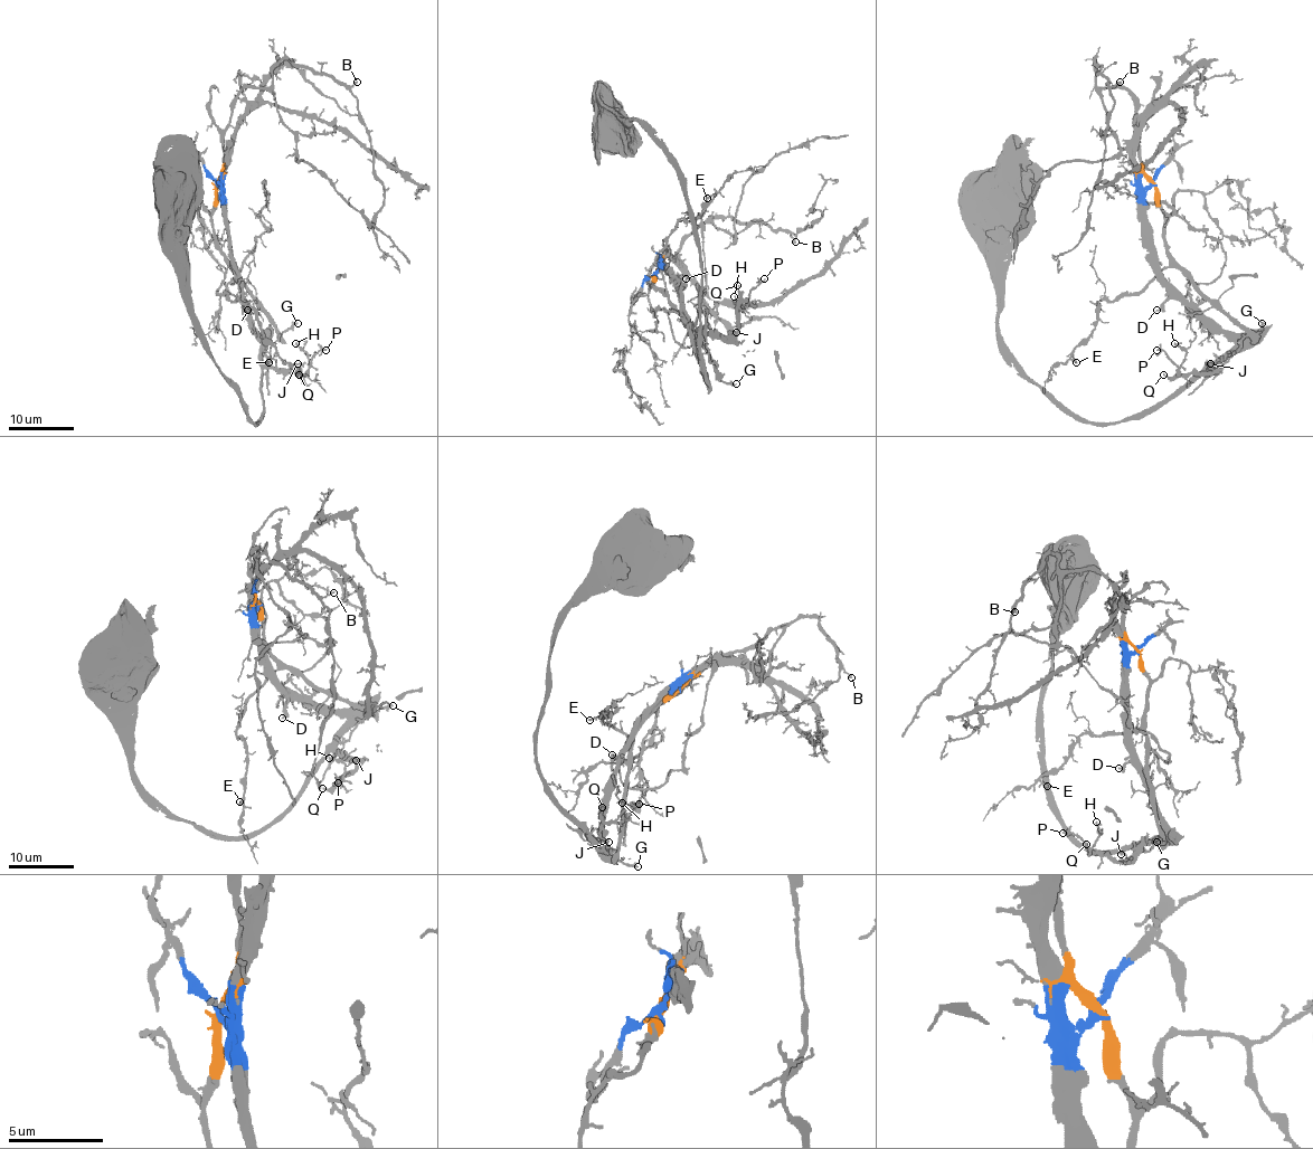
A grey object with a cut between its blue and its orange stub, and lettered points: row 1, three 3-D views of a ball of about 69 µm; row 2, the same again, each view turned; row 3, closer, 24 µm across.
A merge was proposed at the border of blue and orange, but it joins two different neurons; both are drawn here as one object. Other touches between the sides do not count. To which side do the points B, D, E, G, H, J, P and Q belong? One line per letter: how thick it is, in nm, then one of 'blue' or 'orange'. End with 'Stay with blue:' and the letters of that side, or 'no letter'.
B: 180 nm | orange
D: 130 nm | blue
E: 150 nm | orange
G: 240 nm | orange
H: 200 nm | blue
J: 160 nm | blue
P: 70 nm | blue
Q: 130 nm | blue
Stay with blue: D, H, J, P, Q

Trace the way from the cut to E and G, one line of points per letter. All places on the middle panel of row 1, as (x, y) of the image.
E: (654, 273), (650, 284), (666, 291), (662, 272), (654, 260), (678, 222), (693, 220), (714, 195), (707, 198)
G: (654, 273), (650, 284), (662, 293), (704, 345), (720, 378), (736, 385)

